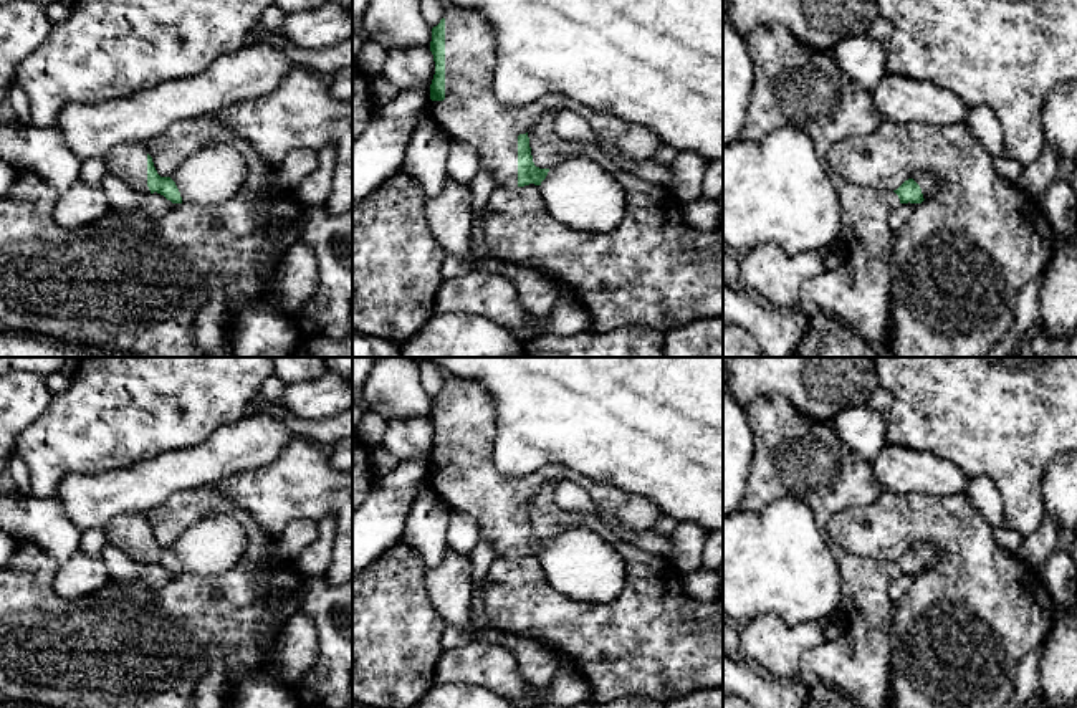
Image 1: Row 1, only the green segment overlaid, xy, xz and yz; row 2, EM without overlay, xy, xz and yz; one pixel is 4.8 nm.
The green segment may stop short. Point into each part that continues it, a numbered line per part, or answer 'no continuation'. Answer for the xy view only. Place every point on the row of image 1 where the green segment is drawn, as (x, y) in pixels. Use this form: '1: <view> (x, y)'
1: xy (128, 161)
2: xy (214, 174)

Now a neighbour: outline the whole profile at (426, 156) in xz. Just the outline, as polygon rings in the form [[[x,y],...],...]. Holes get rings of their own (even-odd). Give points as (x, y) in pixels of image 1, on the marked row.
[[[428,116],[405,149],[402,169],[417,179],[427,200],[438,197],[447,182],[447,157],[452,139]]]

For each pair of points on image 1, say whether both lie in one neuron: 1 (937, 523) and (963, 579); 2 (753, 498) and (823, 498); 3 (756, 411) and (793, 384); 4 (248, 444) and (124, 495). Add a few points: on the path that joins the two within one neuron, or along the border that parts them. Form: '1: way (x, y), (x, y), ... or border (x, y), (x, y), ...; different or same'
1: way (950, 536), (963, 550), (963, 566); same
2: way (771, 485), (806, 485); same
3: border (745, 406), (763, 394), (781, 394), (811, 416); different
4: way (217, 457), (202, 465), (176, 470), (156, 478); same

